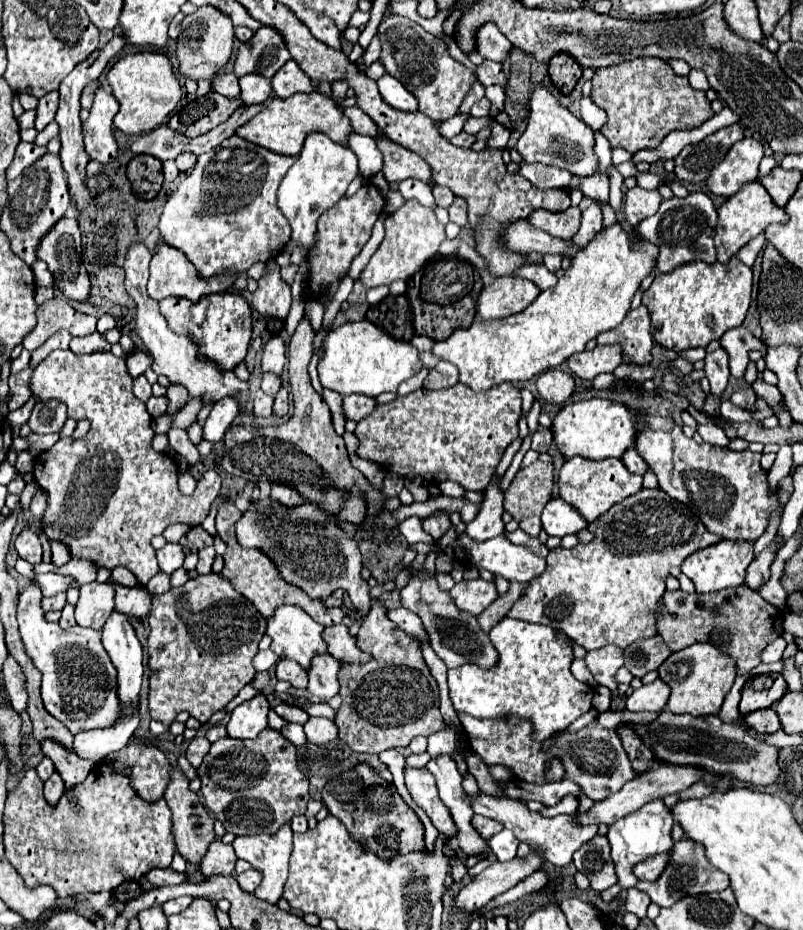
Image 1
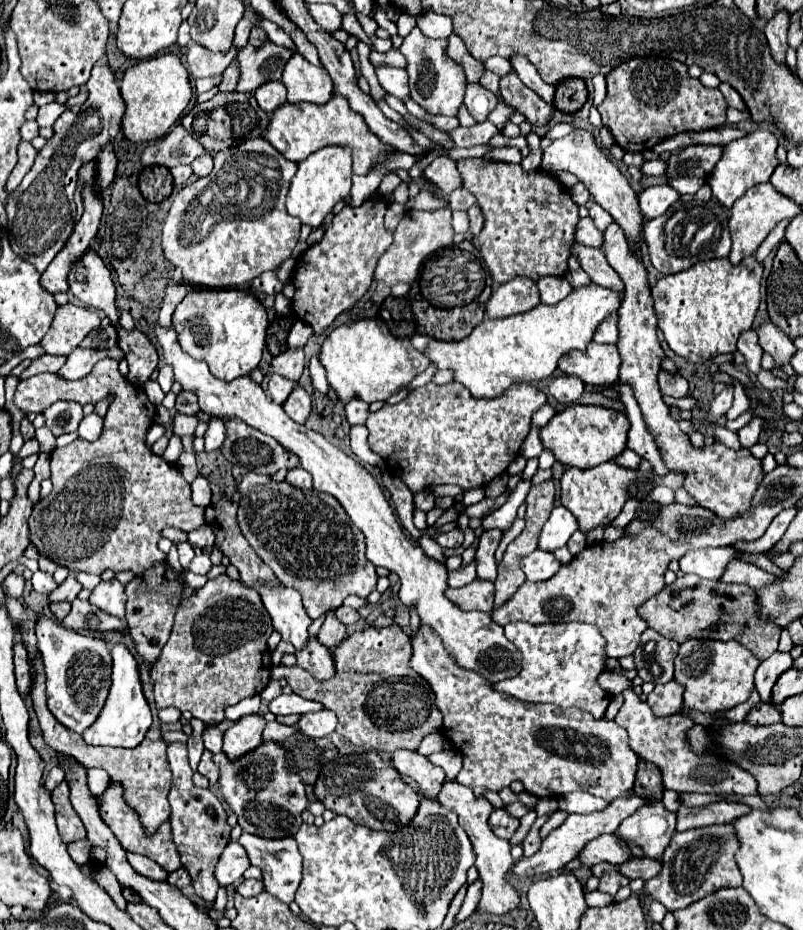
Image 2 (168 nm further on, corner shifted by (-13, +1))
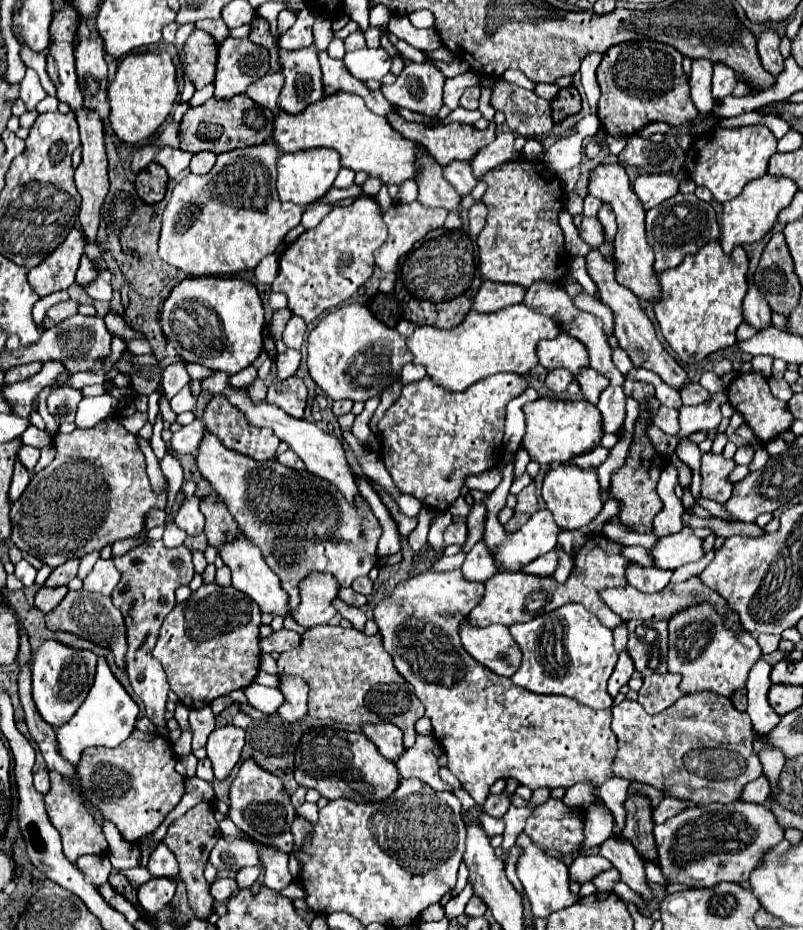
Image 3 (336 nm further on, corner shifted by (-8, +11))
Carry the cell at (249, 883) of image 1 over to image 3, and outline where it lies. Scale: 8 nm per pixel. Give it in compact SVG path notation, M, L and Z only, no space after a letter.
M224 878L224 880L216 880L212 886L210 886L210 892L214 896L214 900L218 902L224 902L228 900L234 892L238 890L238 882L234 878Z

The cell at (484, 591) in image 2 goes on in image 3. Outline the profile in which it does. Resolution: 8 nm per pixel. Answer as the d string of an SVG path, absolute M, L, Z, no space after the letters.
M460 570L454 572L422 572L406 582L400 582L392 594L380 600L374 608L374 620L384 636L384 648L392 654L396 670L412 684L414 694L426 708L426 716L432 720L434 738L446 750L448 768L460 780L464 790L484 804L490 794L490 786L496 780L514 778L530 790L536 788L570 788L578 782L590 782L596 790L610 778L614 778L612 766L616 760L618 738L612 732L612 708L594 710L568 696L544 696L528 692L516 686L510 678L496 676L484 668L468 652L464 652L458 636L458 626L452 620L462 620L470 614L484 596L484 582L470 582Z

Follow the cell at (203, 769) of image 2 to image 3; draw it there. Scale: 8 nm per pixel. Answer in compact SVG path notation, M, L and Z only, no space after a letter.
M208 758L200 760L198 762L198 768L196 768L196 776L202 778L202 780L214 780L214 772L212 772L212 762L208 762Z

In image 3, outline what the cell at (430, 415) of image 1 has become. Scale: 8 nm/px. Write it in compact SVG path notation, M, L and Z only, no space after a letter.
M520 374L488 376L484 380L478 380L464 392L452 392L438 384L432 384L430 376L406 384L400 398L386 410L384 418L378 422L378 432L384 440L382 456L398 490L416 496L428 508L436 508L440 512L446 510L460 496L460 488L464 486L466 476L492 470L502 462L506 404L520 396L528 386L530 384Z

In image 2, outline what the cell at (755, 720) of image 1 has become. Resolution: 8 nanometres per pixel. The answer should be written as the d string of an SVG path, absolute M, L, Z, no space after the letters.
M755 704L749 714L745 716L745 722L751 722L753 726L765 726L765 724L775 724L781 722L781 714L777 708L773 708L771 704Z

